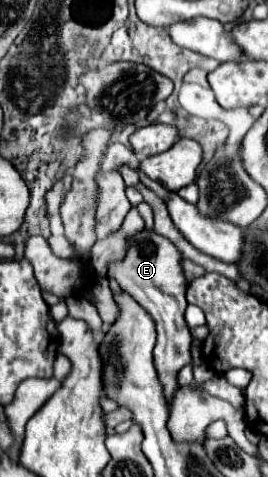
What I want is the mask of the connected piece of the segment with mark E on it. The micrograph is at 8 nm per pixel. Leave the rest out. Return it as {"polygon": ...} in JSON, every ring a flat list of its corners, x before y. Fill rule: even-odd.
{"polygon":[[142,229,132,237,128,237,126,255,108,265,108,275,114,277,122,289,134,293,136,299,154,317,158,331,158,341,154,347,154,367,158,371,158,379,168,403,174,397,174,391,178,389,178,371,192,359,190,349,194,341,190,329,184,323,184,311,188,303,186,303,186,279,180,267,180,259,182,255,166,237]]}

